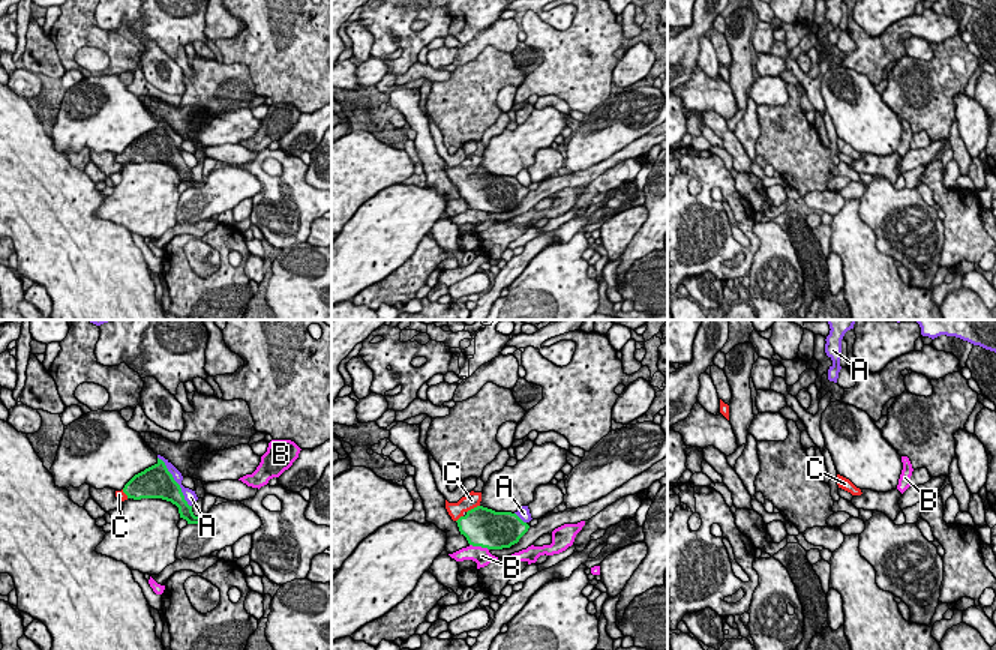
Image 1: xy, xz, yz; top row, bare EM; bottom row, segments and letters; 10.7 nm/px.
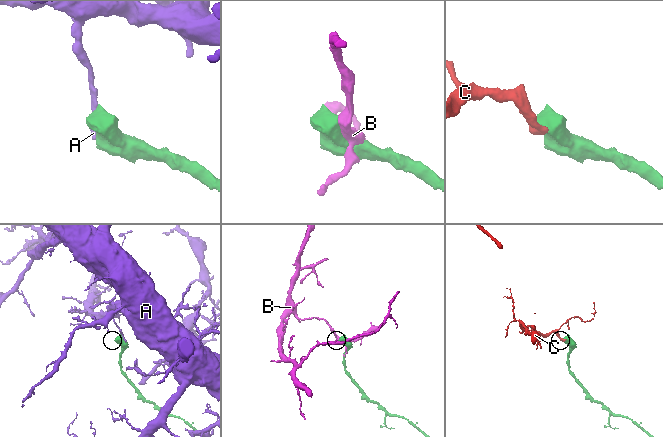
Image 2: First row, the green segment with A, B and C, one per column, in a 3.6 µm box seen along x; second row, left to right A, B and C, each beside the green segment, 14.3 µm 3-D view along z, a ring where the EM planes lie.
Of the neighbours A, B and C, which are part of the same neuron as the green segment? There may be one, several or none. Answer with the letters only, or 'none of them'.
C

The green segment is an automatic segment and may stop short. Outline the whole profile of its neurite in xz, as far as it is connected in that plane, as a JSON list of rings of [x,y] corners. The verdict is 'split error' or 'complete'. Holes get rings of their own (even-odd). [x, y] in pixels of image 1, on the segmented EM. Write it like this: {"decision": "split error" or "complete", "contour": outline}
{"decision": "split error", "contour": [[[466,492],[458,503],[446,500],[446,509],[458,522],[470,545],[488,549],[510,548],[528,531],[530,525],[516,513],[495,512],[480,504],[482,492]]]}

